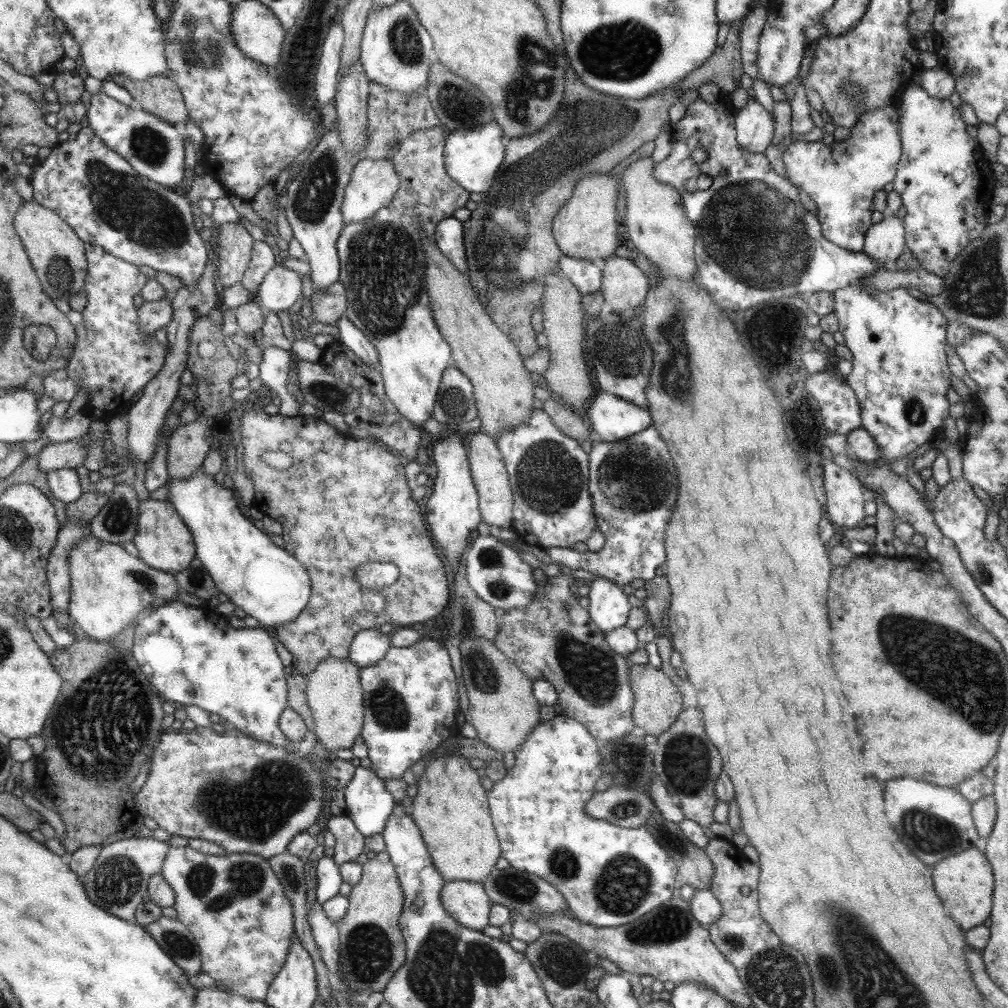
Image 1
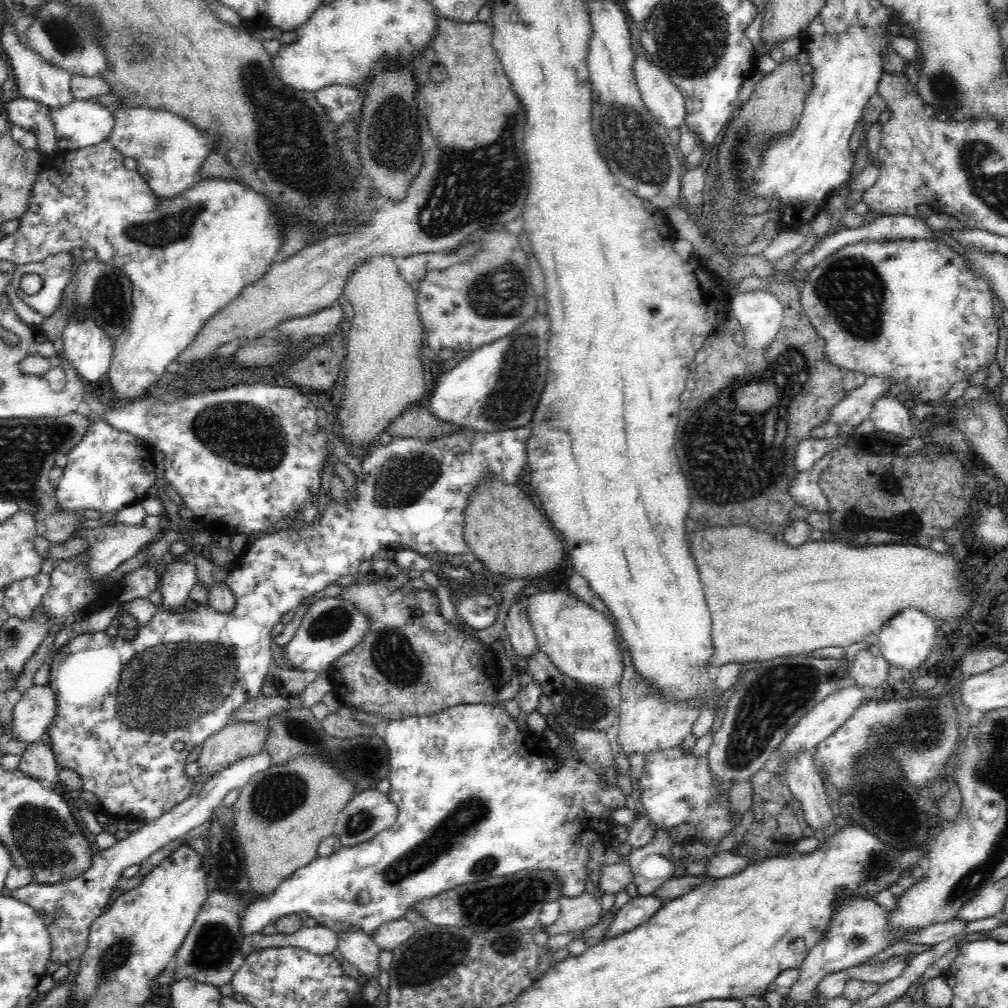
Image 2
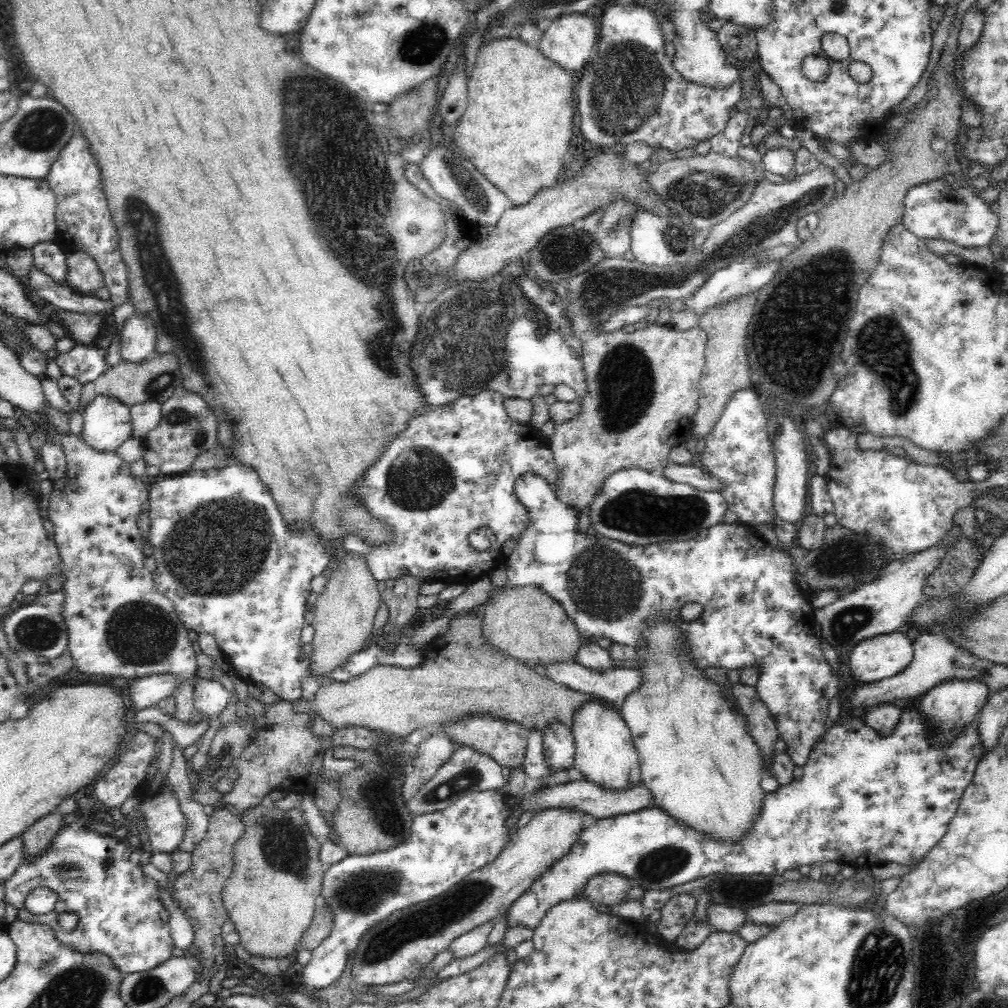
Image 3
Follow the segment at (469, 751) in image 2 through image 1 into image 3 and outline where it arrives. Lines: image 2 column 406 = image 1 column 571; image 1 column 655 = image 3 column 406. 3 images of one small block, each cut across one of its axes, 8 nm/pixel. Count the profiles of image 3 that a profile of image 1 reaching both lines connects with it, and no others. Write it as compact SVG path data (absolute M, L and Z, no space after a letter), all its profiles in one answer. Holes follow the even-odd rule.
M495 789L486 792L471 792L466 796L459 797L450 804L448 808L443 808L436 812L417 814L413 816L412 836L386 852L374 852L366 856L346 855L338 864L333 864L325 873L322 883L322 894L320 901L330 907L334 913L334 928L331 929L330 936L314 948L311 959L302 971L302 982L311 990L320 990L334 984L341 972L344 970L344 960L346 960L346 950L356 948L362 933L365 933L373 924L394 911L410 907L411 904L421 903L432 899L446 892L454 884L460 883L464 876L470 872L478 870L480 867L492 863L494 858L505 846L508 840L506 828L504 828L504 808L511 804L510 795L496 795Z

